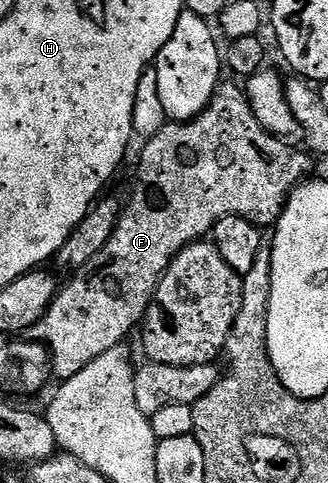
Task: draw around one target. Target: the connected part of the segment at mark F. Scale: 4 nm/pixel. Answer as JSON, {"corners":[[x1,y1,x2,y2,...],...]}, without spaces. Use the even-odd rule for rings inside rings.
{"corners":[[223,81,219,85,218,91,212,96,210,103,204,108,204,112,196,115,191,122,167,121,165,128,160,132,156,132,156,136,145,139,143,146,146,147,143,148,142,159,138,162,138,183,134,186,134,195,131,196,130,203,127,206,125,203,124,209,119,213,118,223,114,225,114,231,108,240,108,244,104,244,104,248,89,264,76,271,73,277,71,277,74,279,67,286,65,283,59,289,58,294,52,300,52,304,47,308,46,315,28,331,29,337,48,351,50,366,52,367,52,374,55,379,65,380,76,376,76,372,80,372,88,364,92,364,92,360,96,360,96,356,104,356,104,352,119,349,123,345,121,342,134,329,134,333,139,329,140,323,146,317,147,310,150,309,150,302,154,299,154,293,164,276,164,272,170,267,172,260,185,246,191,246,193,242,205,239,213,231,214,225,224,216,240,216,259,228,273,227,277,223,278,217,281,216,282,209,286,206,286,201,290,199,291,192,297,186,302,185,304,180,311,177,311,155,309,153,306,153,307,155,301,154,300,151,293,150,289,146,291,143,287,139,279,138,276,134,269,134,260,122,256,120,256,116,246,100,245,89,237,81,234,82]]}

